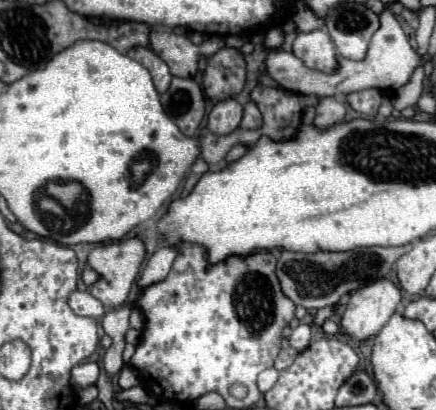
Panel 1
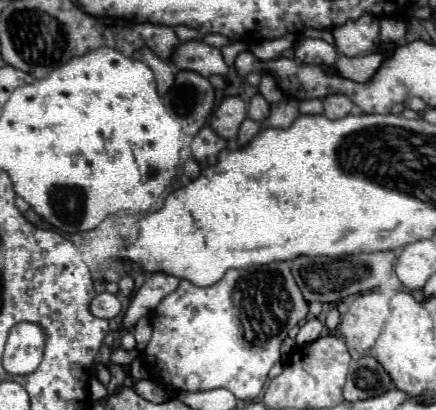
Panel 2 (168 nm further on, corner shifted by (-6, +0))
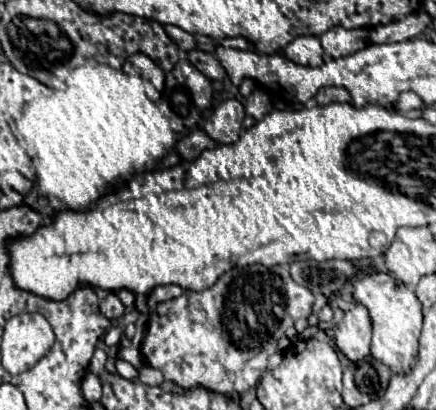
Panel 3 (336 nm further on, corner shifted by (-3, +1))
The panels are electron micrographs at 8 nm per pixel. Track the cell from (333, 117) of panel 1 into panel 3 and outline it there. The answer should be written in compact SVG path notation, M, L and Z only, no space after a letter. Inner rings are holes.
M331 86L331 88L321 90L321 92L315 96L315 100L317 100L317 104L327 106L327 104L333 104L333 102L351 102L351 96L349 96L349 92L345 92L345 88Z

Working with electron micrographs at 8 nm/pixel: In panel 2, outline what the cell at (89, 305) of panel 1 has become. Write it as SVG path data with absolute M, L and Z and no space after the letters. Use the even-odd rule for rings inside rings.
M104 291L104 293L98 293L92 303L90 303L90 313L94 317L102 317L102 319L112 319L116 317L118 313L122 311L122 303L116 295Z

